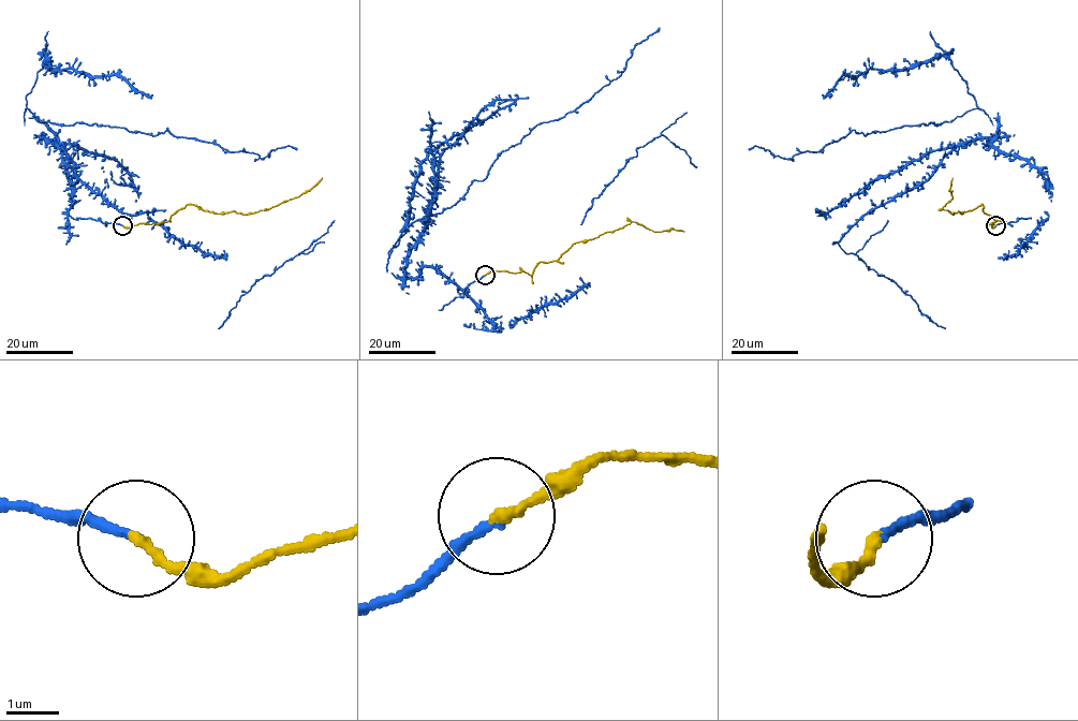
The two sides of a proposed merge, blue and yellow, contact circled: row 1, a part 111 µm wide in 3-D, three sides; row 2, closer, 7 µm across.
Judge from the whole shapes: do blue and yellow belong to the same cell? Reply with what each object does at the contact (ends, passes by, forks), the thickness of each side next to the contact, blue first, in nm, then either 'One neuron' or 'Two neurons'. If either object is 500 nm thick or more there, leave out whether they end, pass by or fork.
At the ring blue ends. At the ring yellow ends. Thickness 160 nm (blue) against 180 nm. One neuron

